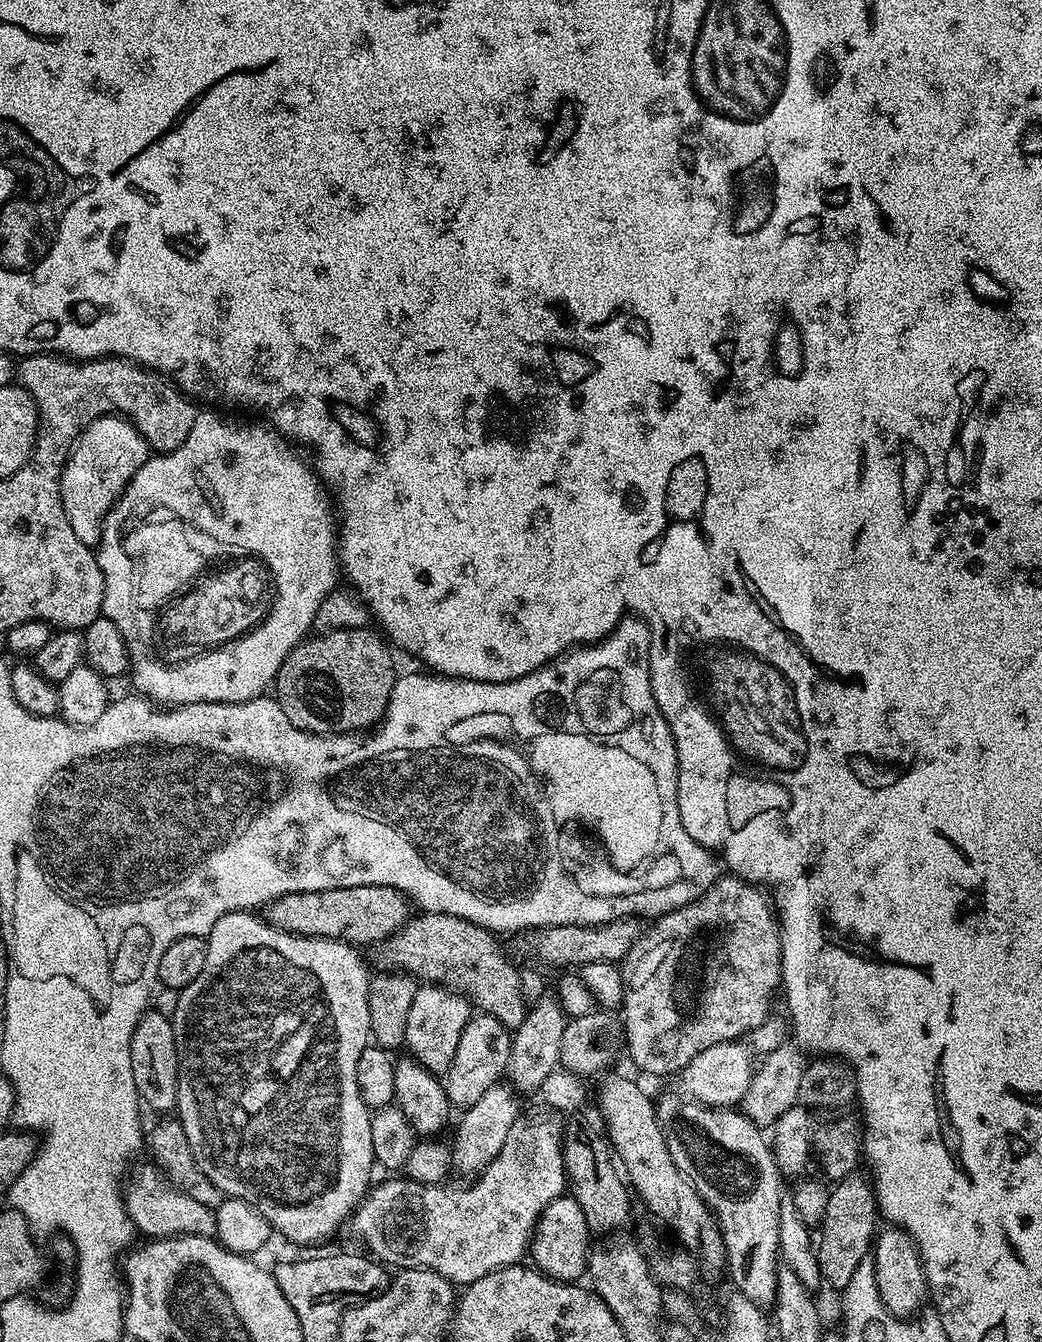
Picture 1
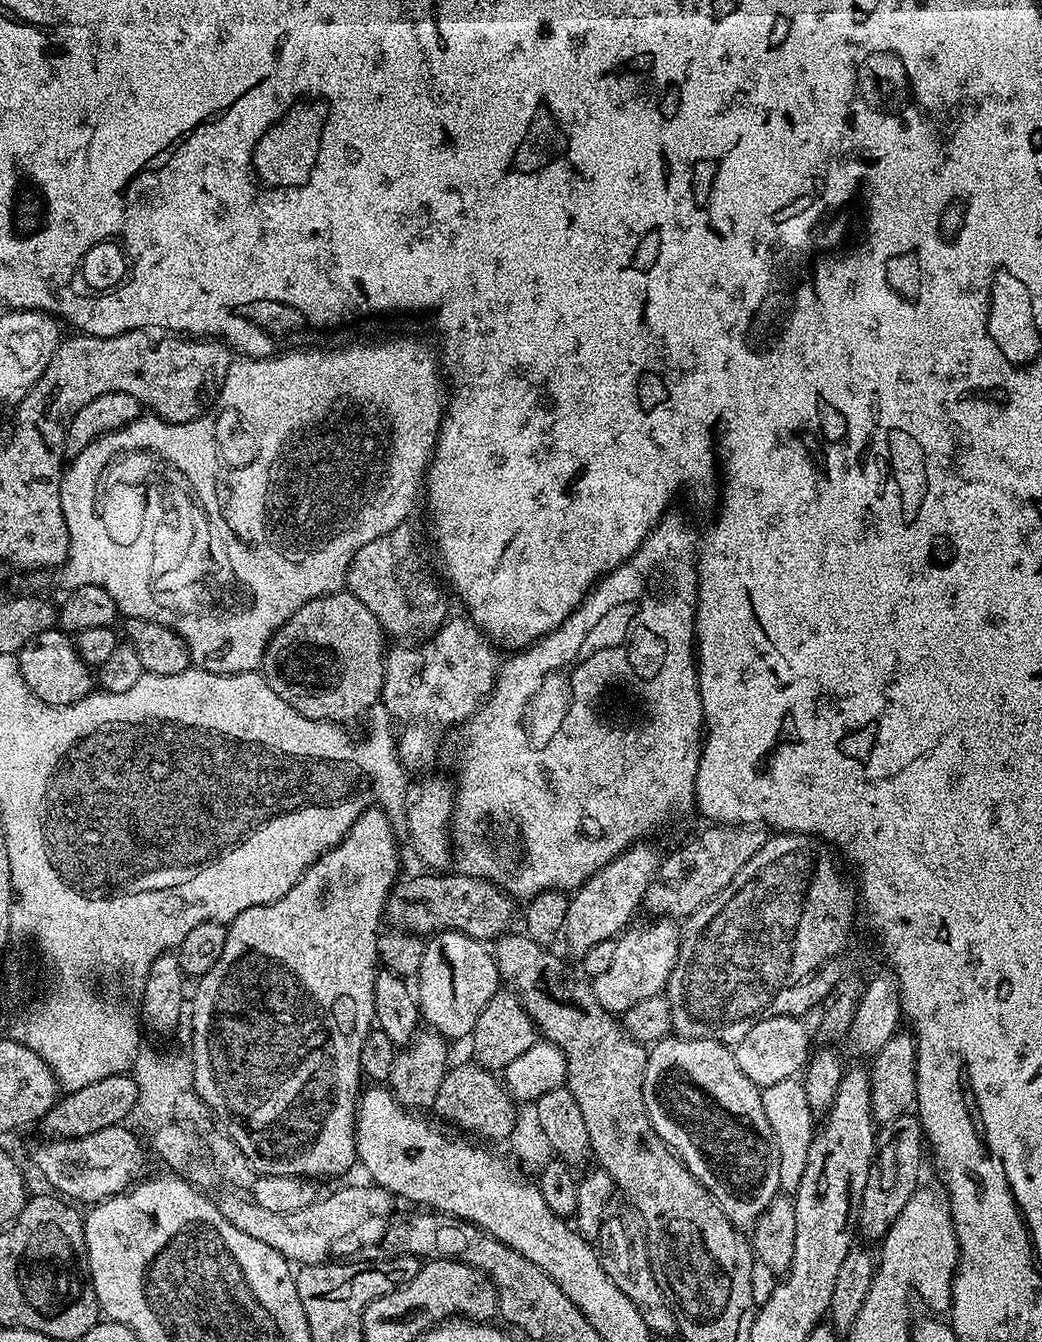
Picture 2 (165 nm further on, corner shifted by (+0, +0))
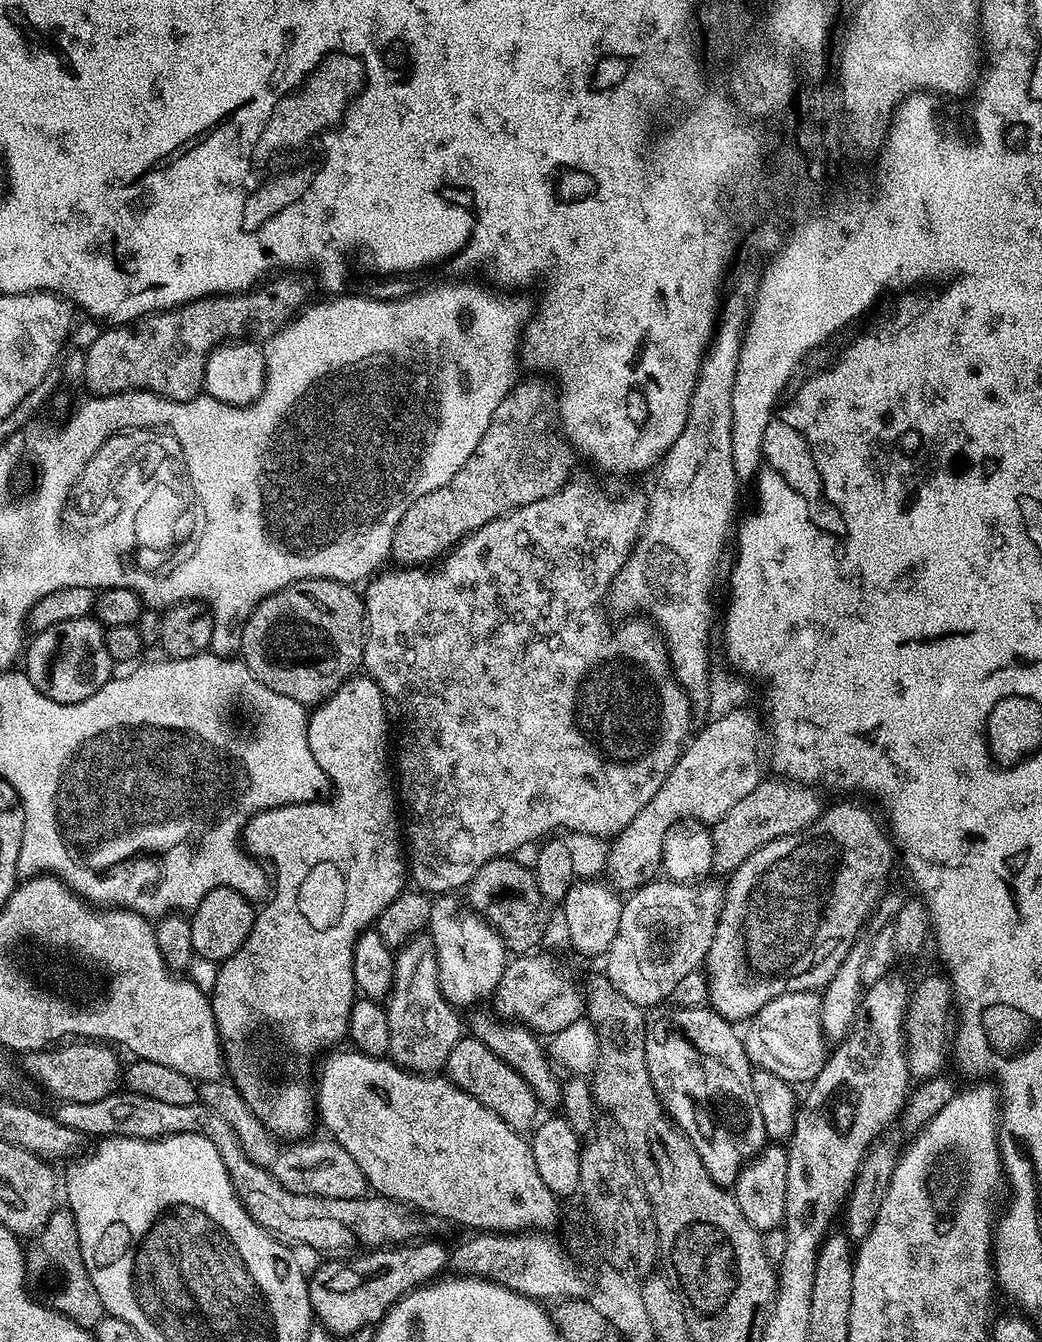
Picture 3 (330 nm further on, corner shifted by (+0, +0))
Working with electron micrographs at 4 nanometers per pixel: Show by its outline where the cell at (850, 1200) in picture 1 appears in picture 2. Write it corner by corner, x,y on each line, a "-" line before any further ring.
905,1114
894,1122
879,1125
876,1134
876,1157
872,1159
866,1190
862,1190
858,1209
858,1232
868,1240
879,1242
890,1230
892,1223
902,1214
902,1206
910,1202
920,1180
920,1159
926,1156
926,1137
919,1115

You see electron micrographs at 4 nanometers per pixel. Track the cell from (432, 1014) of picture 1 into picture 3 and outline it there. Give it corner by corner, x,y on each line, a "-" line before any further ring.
440,894
435,897
432,901
432,909
430,910
430,922
428,923
426,932
427,935
432,937
432,941
436,946
436,957
438,958
438,970
440,971
440,989
442,990
444,997
448,999
449,1002
452,1003
453,1006
461,1006
460,1004
472,1004
468,1006
476,1006
479,1000
484,1000
493,995
495,993
496,987
498,986
498,982
502,978
502,974
504,973
504,968
508,964
510,959
510,953
507,948
504,946
504,940
496,931
485,922
482,917
472,909
463,899
459,900
459,895
456,894

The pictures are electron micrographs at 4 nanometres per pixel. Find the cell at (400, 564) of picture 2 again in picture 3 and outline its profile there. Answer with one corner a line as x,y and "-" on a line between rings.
523,380
513,387
506,398
502,398
502,402
498,402
498,410
494,410
494,418
490,418
490,426
486,426
482,442
478,442
474,454
466,458
462,470
458,470
458,474
454,474
454,478
450,478
446,486
418,498
410,506
410,510
406,510
392,539
391,559
397,565
422,566
435,561
455,548
468,533
478,531
499,516
506,516
522,506
538,502
568,483
573,475
571,466
552,464
552,456
548,453
552,448
551,438
542,429
532,428
536,424
536,416
543,414
544,407
552,396
552,388
540,380

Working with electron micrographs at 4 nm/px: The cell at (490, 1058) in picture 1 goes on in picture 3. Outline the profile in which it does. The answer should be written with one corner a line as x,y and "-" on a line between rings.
545,950
516,954
509,959
494,993
495,1011
499,1015
519,1020
537,1034
555,1034
578,1022
586,1012
586,996
572,981
570,973
556,956

